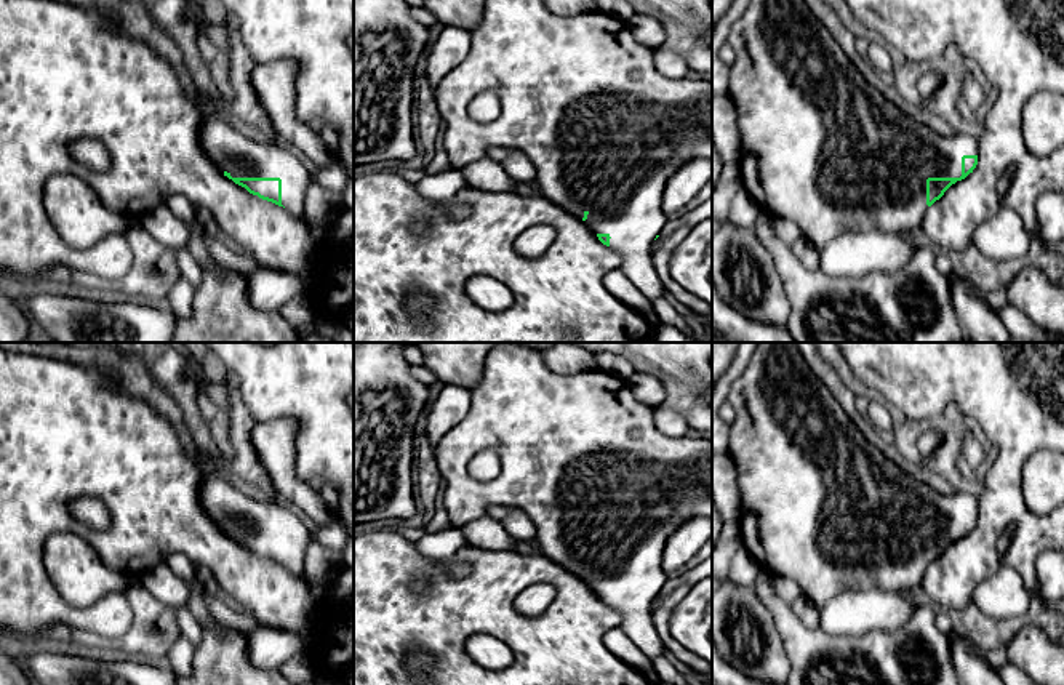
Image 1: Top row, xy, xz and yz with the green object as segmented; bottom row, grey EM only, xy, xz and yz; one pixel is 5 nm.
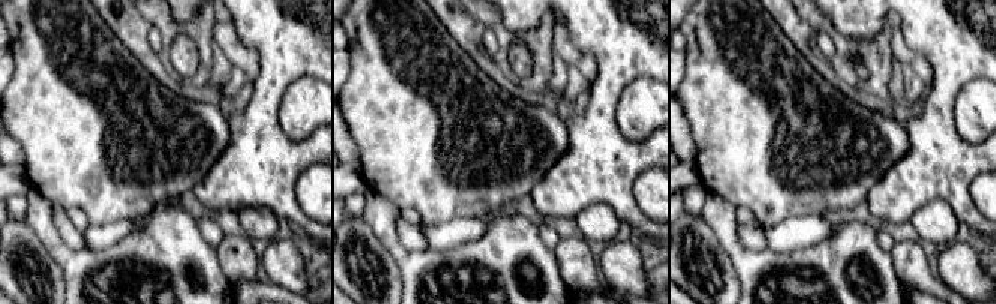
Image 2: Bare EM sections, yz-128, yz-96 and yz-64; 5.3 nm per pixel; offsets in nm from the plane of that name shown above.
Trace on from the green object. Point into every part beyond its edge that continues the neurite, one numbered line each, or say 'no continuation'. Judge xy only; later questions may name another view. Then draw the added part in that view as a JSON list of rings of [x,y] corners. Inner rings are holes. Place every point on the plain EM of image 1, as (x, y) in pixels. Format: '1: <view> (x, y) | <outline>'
1: xy (231, 509) | [[[221,472],[203,475],[200,503],[206,515],[232,536],[280,536],[282,563],[294,576],[304,576],[304,551],[310,531],[282,501],[259,501],[242,493]]]

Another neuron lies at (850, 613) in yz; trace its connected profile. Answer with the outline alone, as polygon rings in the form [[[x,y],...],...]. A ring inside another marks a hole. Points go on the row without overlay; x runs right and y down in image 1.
[[[842,591],[819,610],[819,629],[843,637],[896,631],[910,619],[915,607],[899,592]]]

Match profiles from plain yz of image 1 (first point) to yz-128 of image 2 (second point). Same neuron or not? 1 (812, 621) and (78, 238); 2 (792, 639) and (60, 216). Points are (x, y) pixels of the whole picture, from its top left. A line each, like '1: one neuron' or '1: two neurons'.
1: one neuron
2: two neurons

